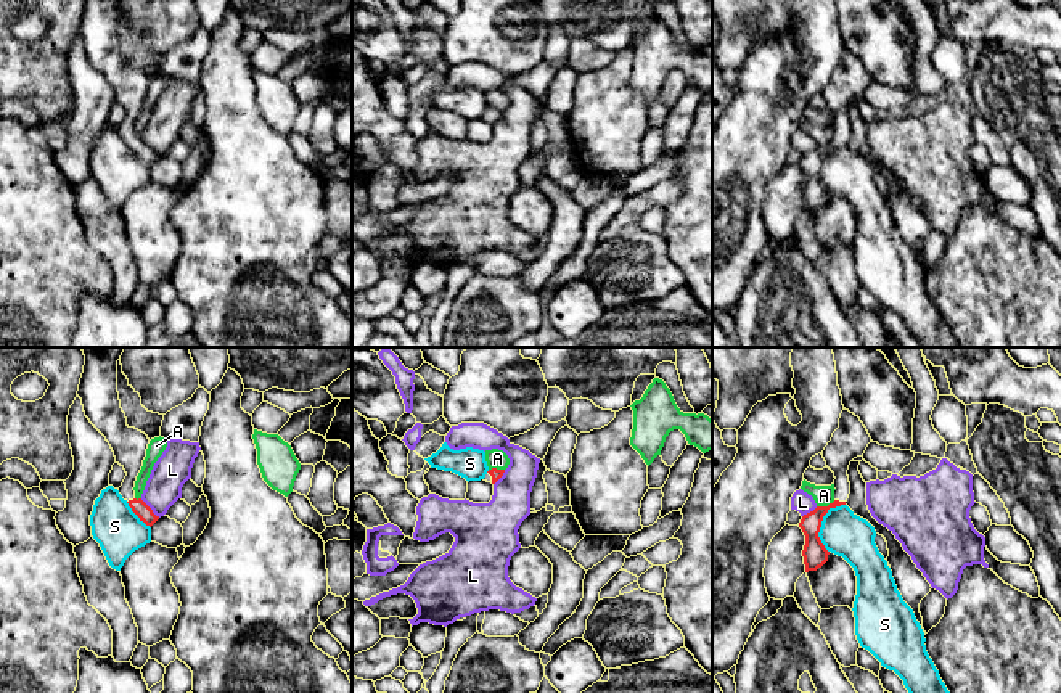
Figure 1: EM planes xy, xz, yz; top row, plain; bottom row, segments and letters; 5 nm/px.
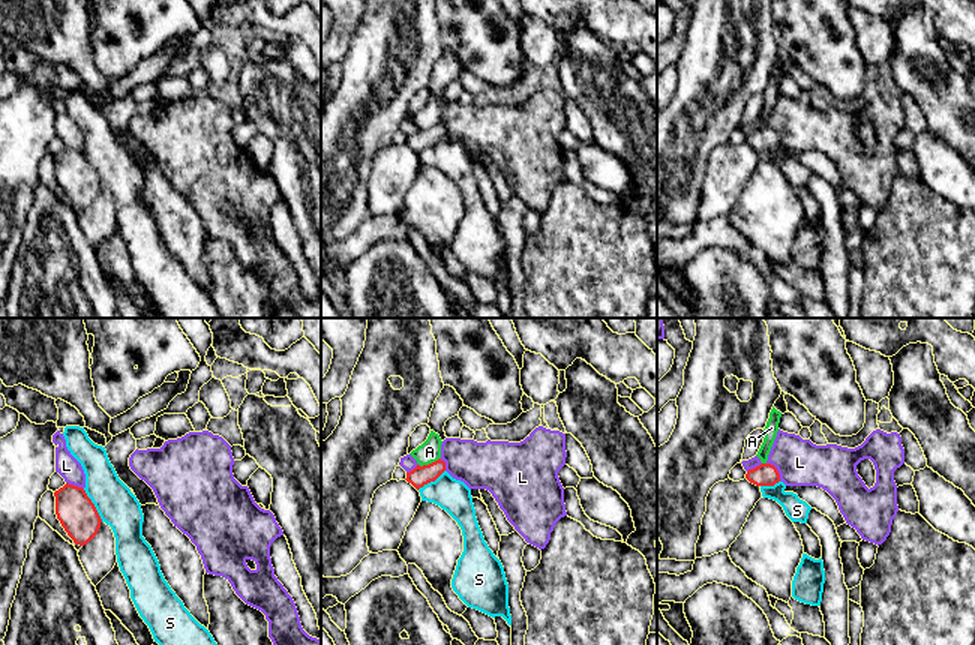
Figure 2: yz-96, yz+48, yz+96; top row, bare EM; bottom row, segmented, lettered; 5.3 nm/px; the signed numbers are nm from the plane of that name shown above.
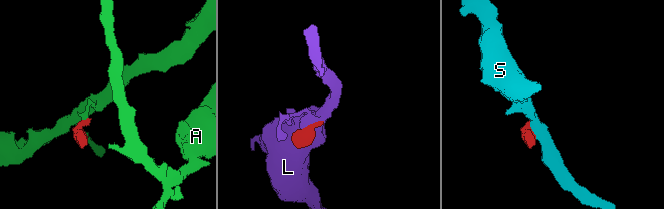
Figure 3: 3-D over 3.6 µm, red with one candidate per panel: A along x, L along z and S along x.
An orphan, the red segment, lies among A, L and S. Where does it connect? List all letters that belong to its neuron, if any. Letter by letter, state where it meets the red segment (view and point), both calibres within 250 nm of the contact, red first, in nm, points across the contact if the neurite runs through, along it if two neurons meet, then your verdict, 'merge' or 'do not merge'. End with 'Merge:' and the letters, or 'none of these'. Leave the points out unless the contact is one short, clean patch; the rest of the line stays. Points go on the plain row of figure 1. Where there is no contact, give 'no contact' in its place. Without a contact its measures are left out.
A: yz (825, 147) | 120/100 nm | along yz (835, 140), (817, 147) | do not merge
L: xy (150, 148) | 80/180 nm | along xy (140, 139), (159, 156) | do not merge
S: yz (820, 163) | 120/220 nm | along yz (844, 143), (830, 148), (823, 156), (819, 179), (828, 192) | do not merge
Merge: none of these

